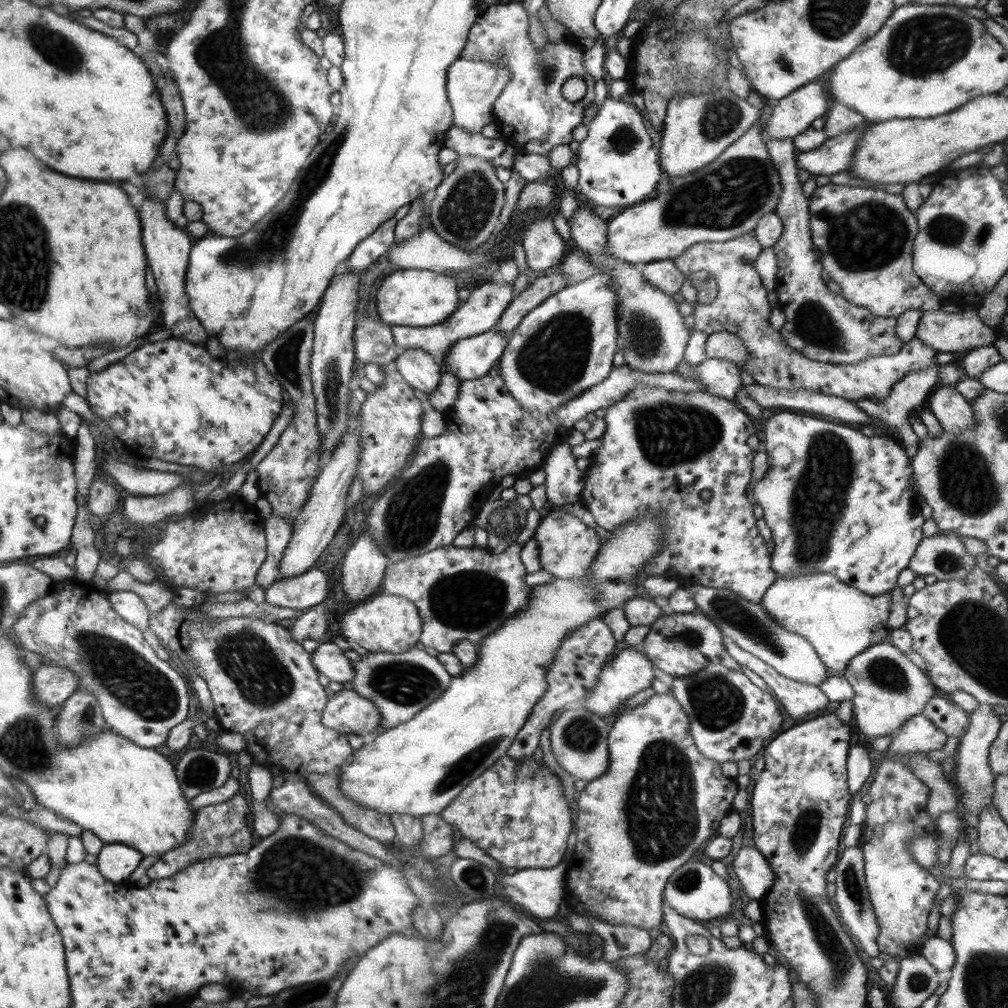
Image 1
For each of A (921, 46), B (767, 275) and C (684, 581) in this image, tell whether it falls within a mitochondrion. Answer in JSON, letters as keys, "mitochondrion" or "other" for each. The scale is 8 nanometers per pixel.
{"A":"mitochondrion","B":"other","C":"other"}

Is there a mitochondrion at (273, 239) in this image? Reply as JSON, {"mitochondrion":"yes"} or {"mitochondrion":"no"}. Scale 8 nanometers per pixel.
{"mitochondrion":"yes"}

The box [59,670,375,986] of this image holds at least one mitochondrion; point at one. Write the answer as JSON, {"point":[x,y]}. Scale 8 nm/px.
{"point":[204,769]}

